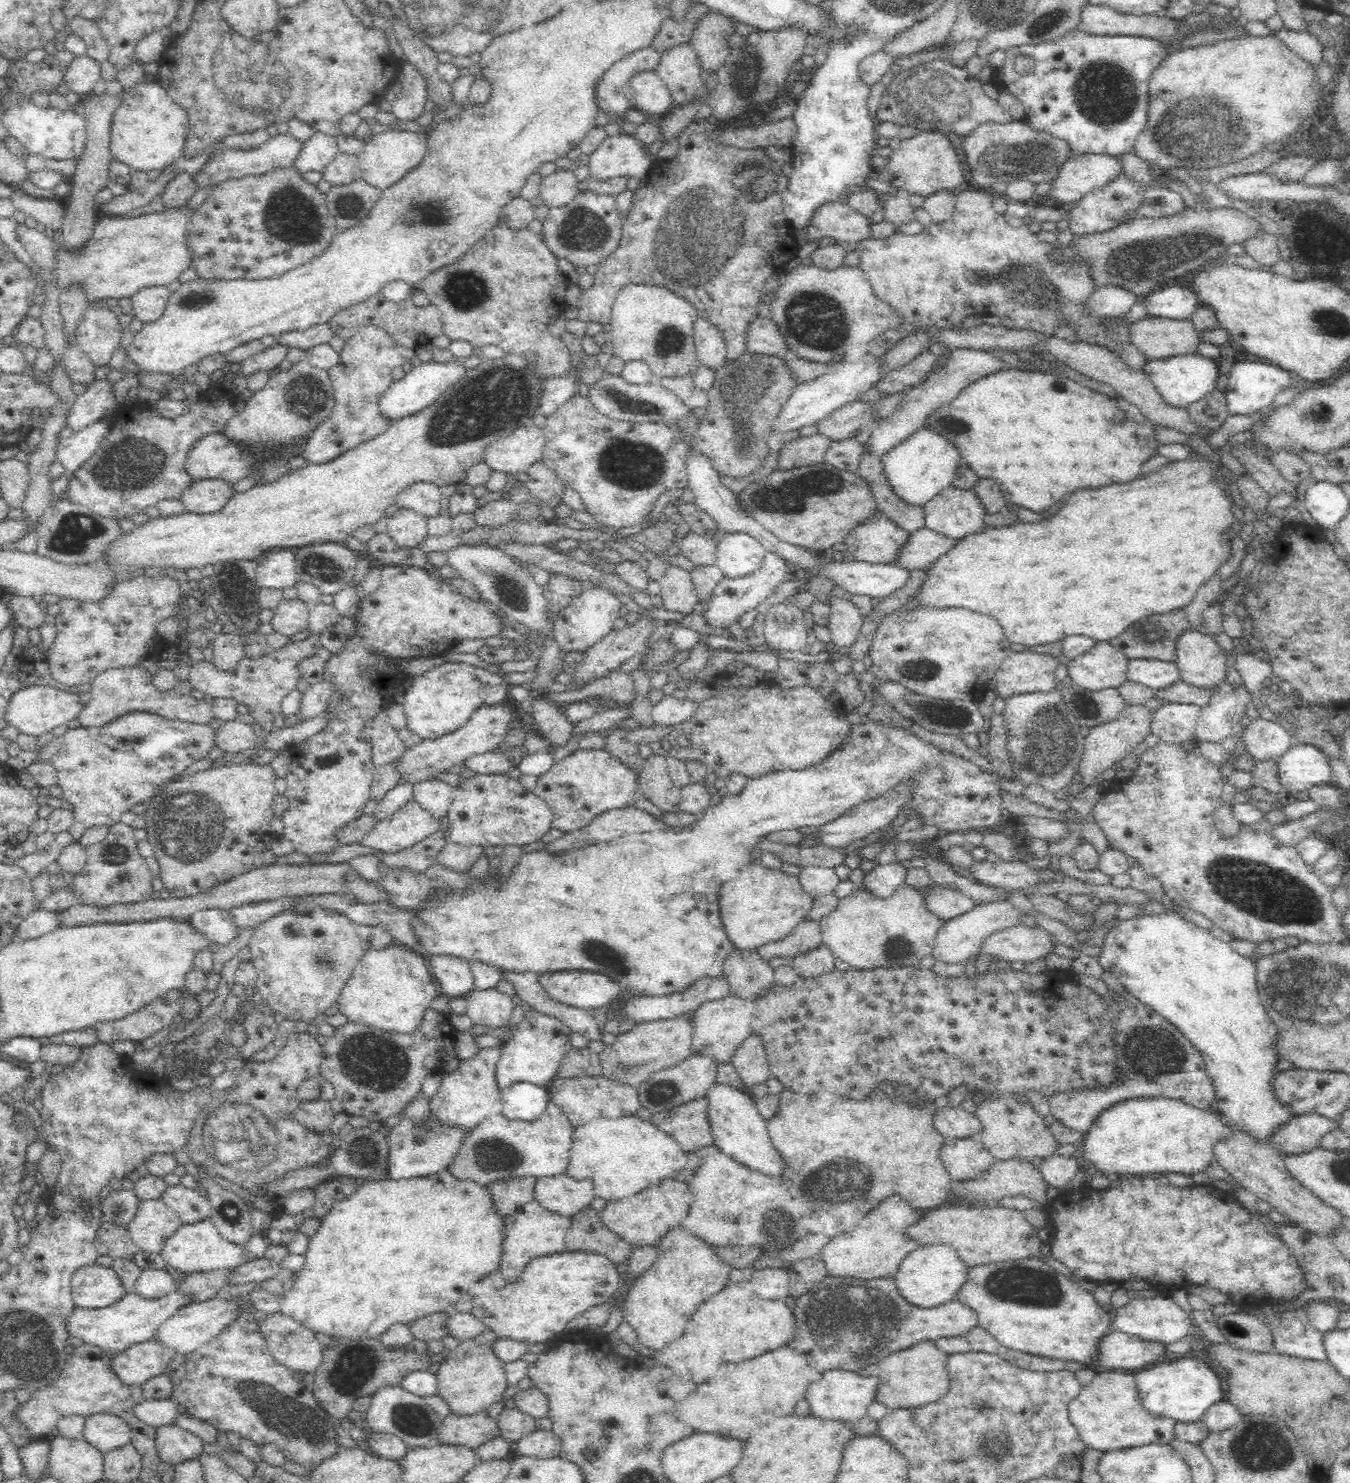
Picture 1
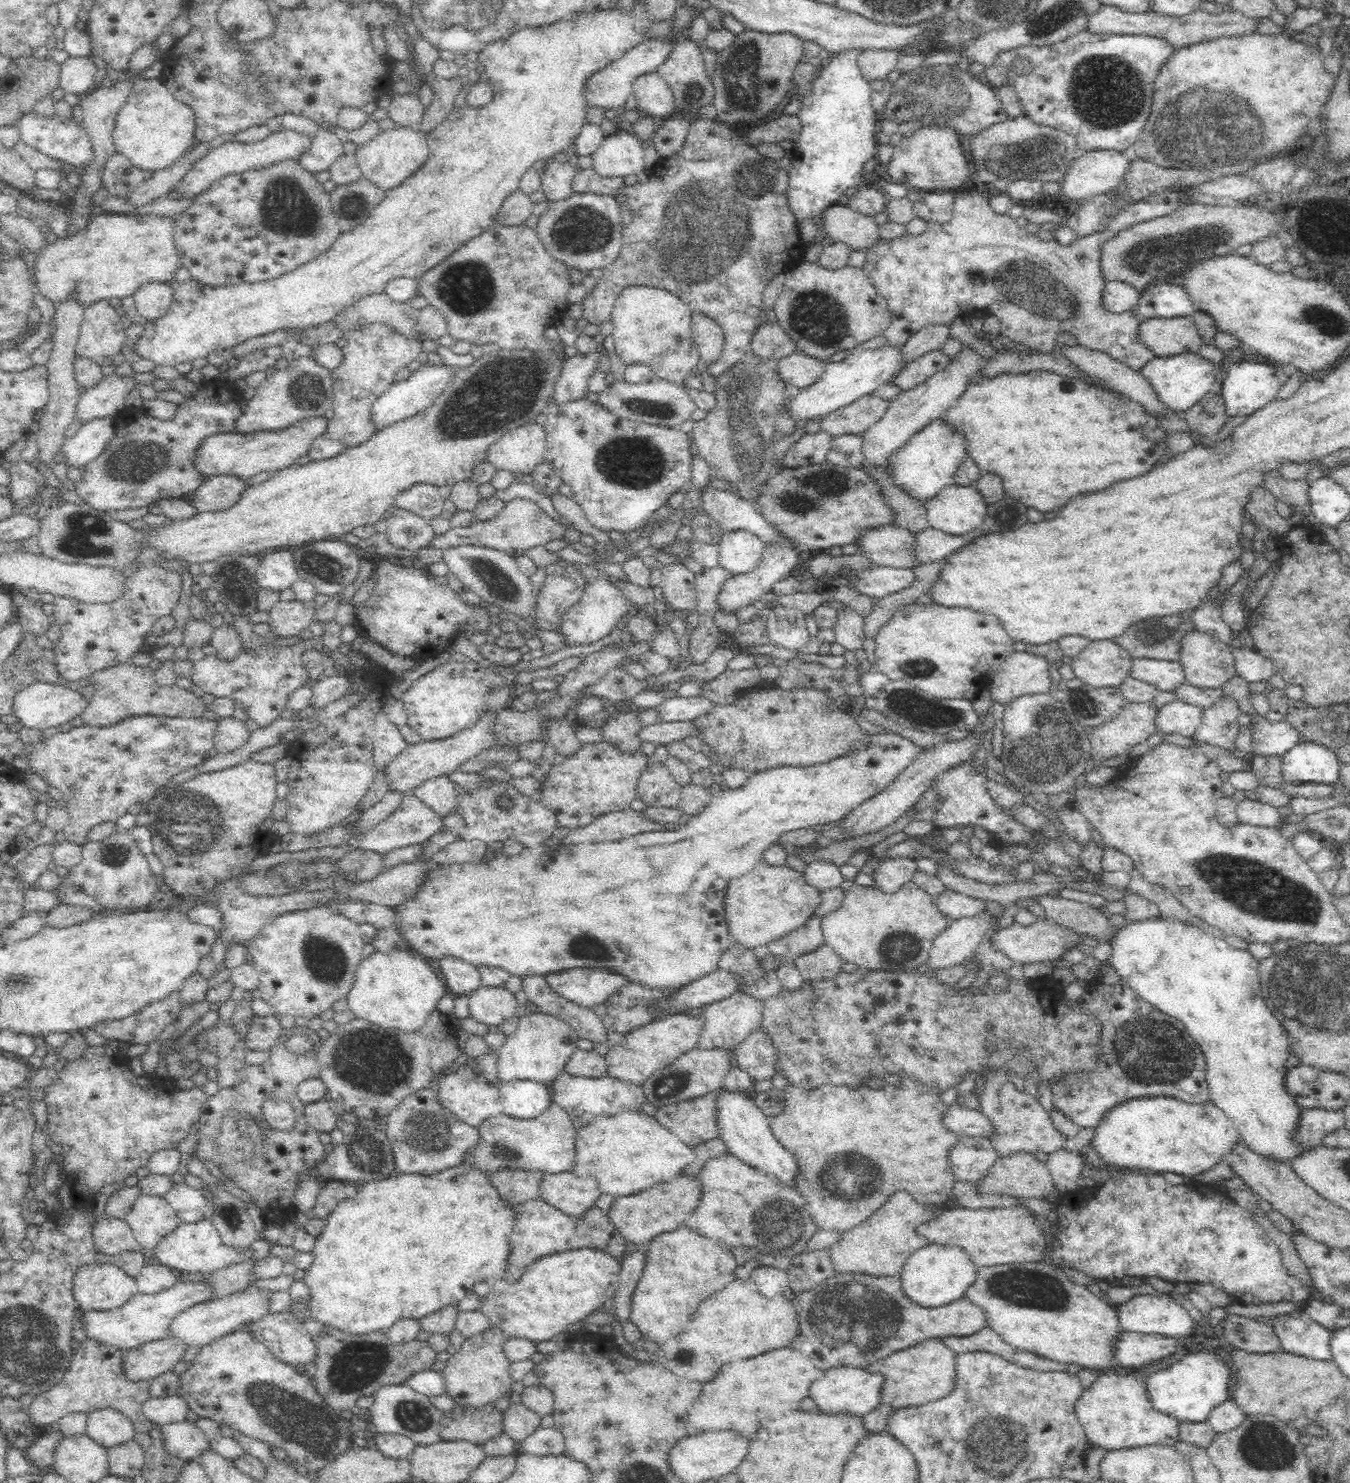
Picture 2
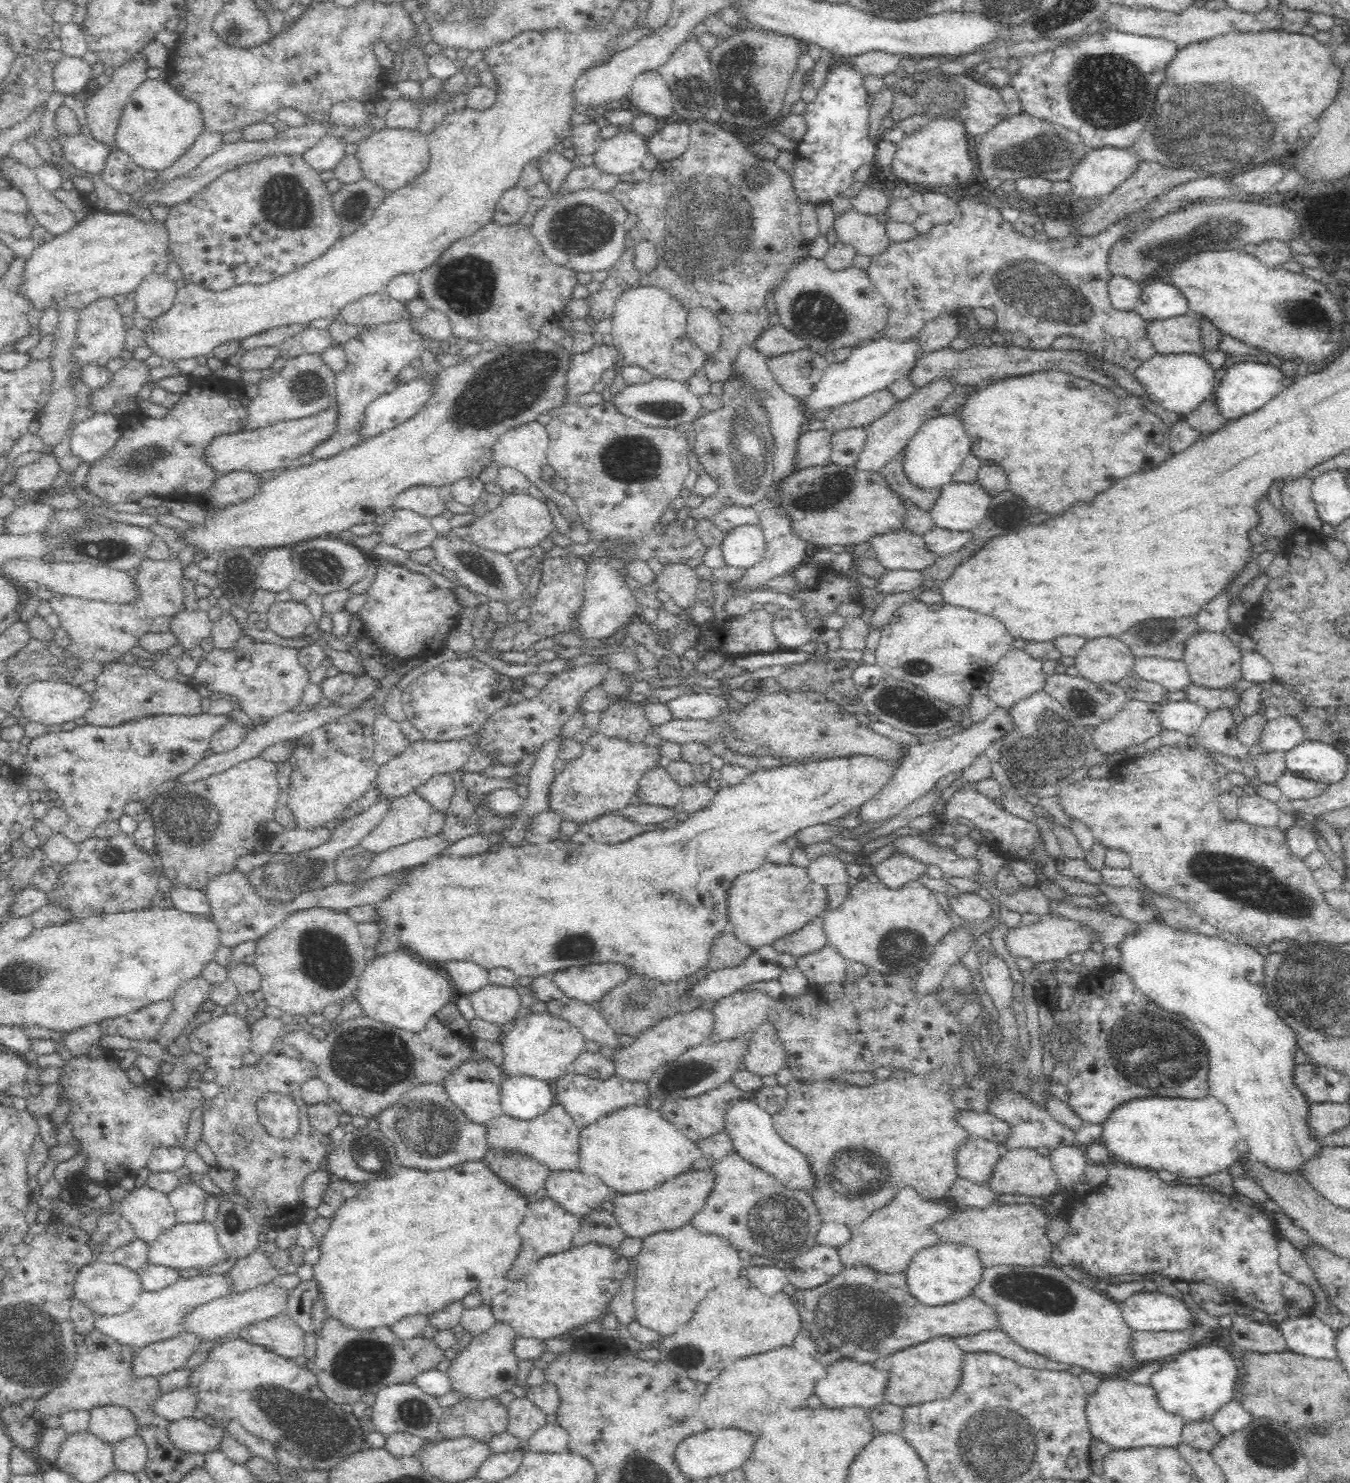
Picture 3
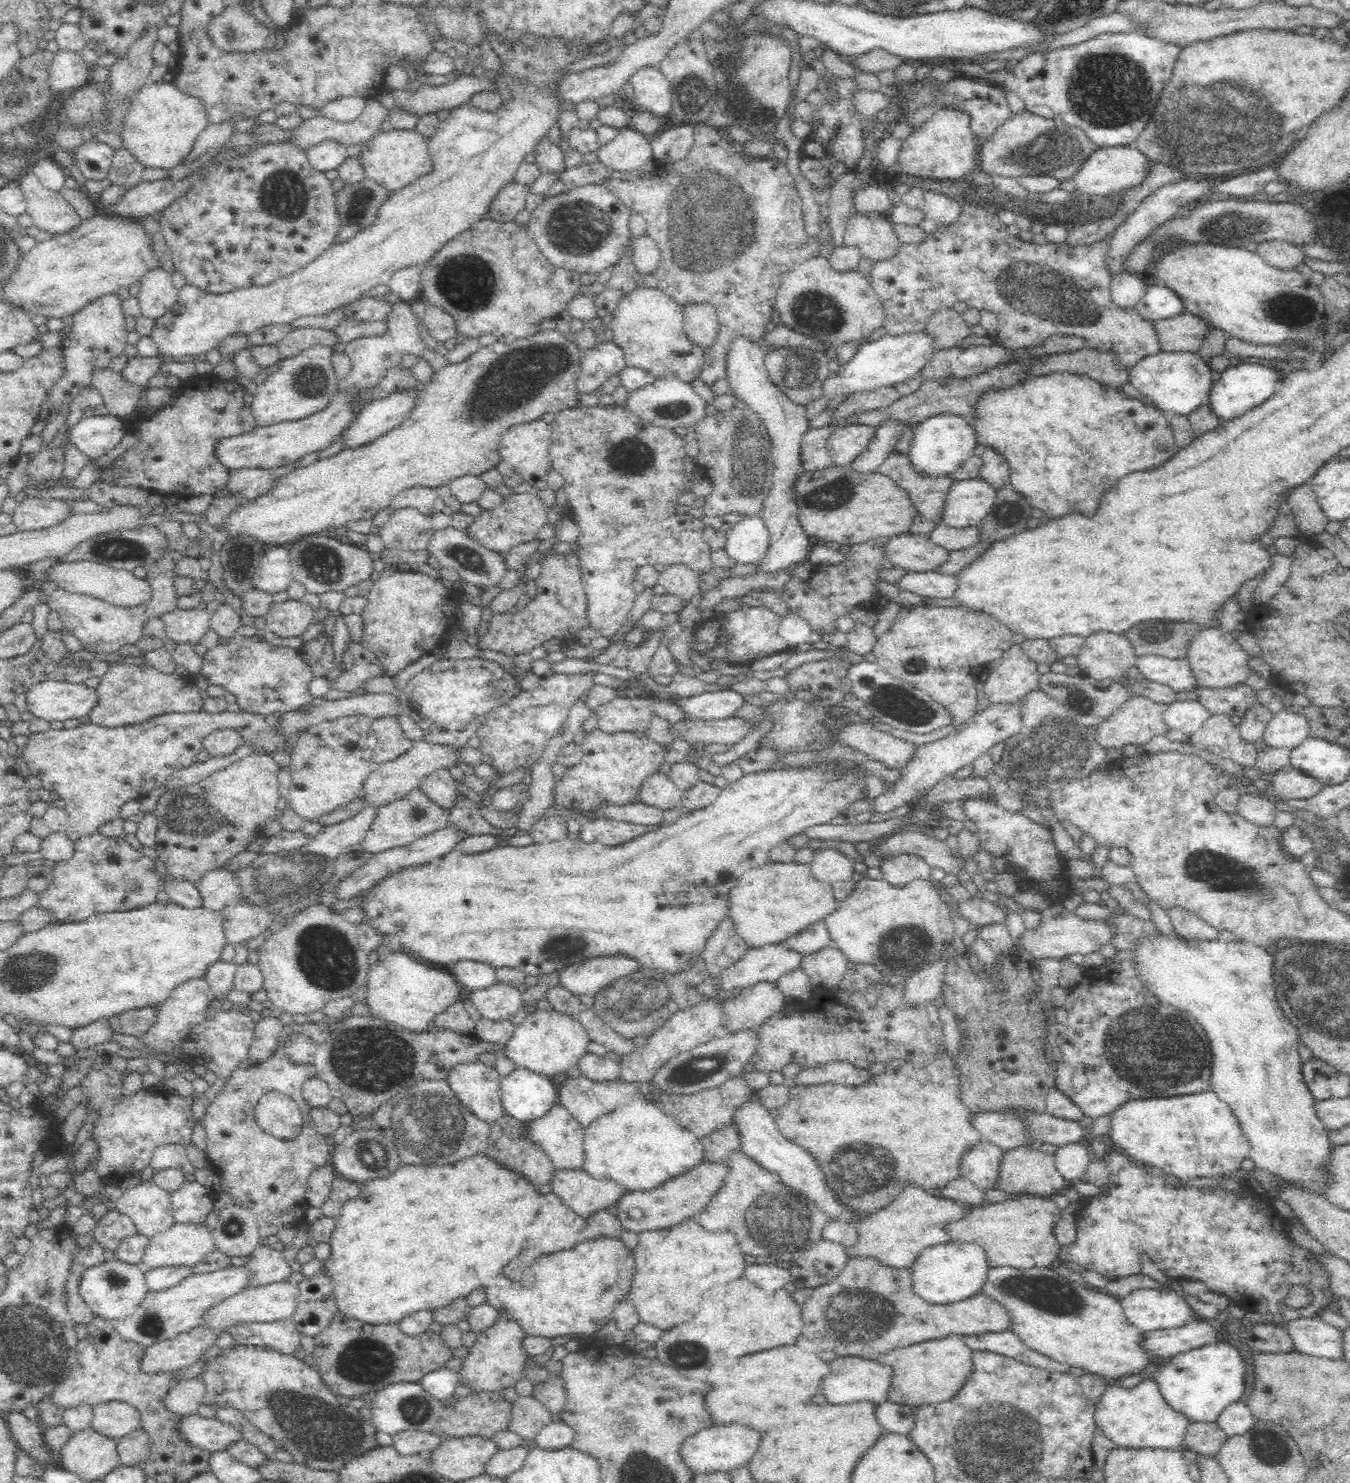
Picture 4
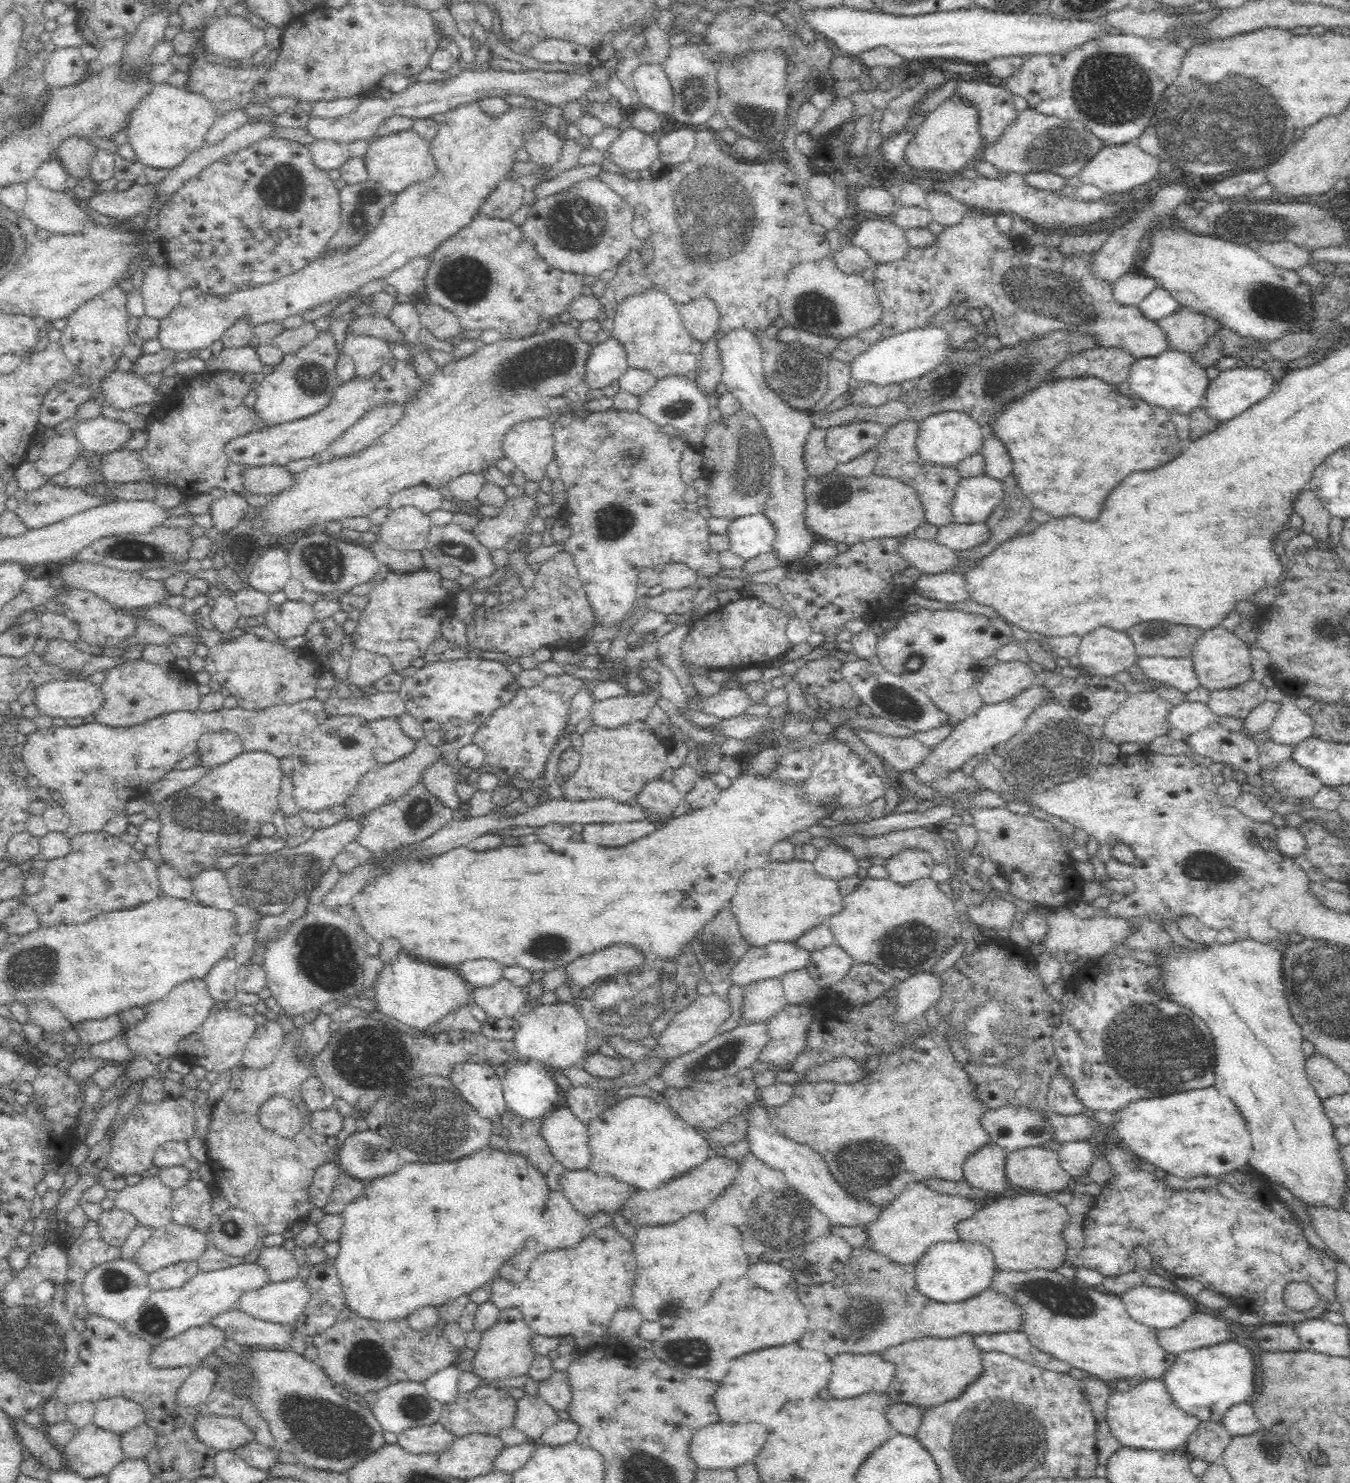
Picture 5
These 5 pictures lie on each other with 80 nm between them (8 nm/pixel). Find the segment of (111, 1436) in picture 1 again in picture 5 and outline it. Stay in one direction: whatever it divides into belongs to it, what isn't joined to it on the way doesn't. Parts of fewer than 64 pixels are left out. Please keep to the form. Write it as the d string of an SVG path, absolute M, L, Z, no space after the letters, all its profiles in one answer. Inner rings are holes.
M110 1395L94 1404L93 1423L122 1434L145 1420L142 1403L124 1395Z

